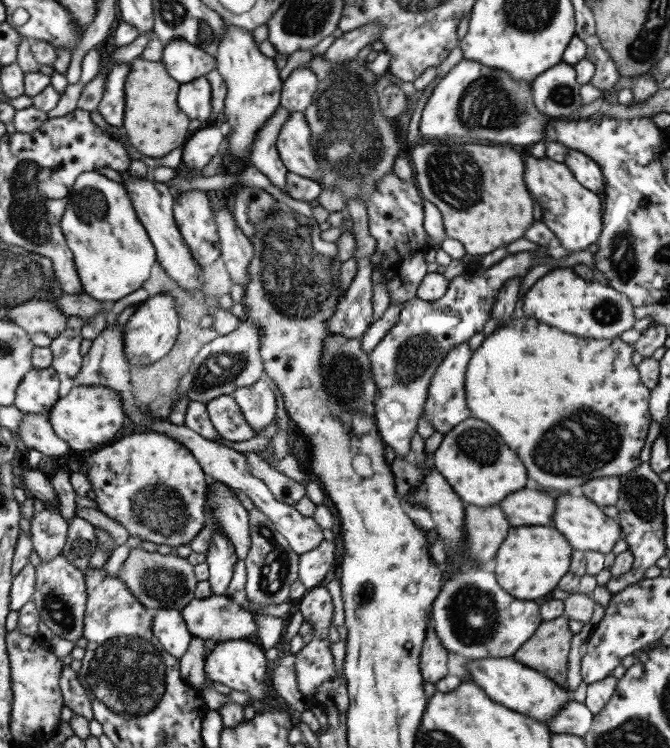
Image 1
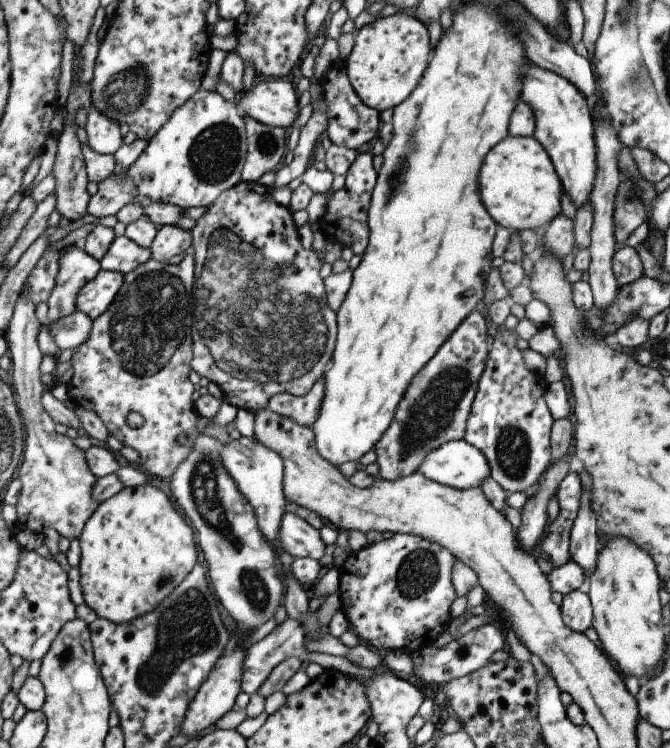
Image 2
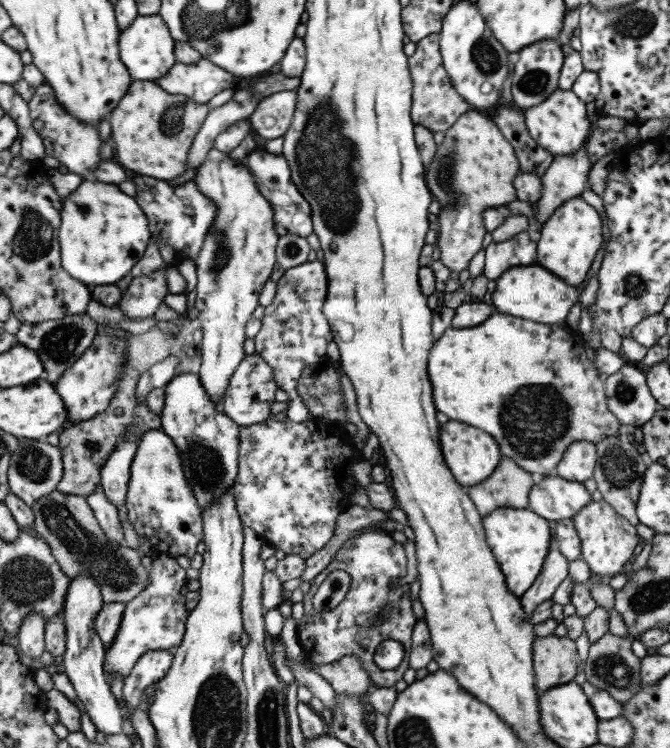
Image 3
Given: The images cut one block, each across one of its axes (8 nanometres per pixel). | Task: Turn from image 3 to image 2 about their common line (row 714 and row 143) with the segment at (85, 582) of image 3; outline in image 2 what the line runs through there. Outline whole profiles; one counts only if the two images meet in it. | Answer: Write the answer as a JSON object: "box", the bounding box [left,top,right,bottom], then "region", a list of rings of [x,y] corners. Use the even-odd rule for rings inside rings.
{"box":[84,103,122,155],"region":[[[89,103],[86,105],[85,112],[84,131],[88,140],[87,146],[102,155],[113,154],[122,143],[121,126],[101,114],[101,111],[95,110]]]}

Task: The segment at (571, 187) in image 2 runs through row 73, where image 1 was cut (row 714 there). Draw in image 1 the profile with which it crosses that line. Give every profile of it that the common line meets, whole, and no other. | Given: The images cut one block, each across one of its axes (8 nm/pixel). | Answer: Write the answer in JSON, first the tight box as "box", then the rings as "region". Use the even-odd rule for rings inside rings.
{"box":[465,657,572,724],"region":[[[512,657],[467,660],[465,670],[467,670],[467,679],[481,688],[489,700],[493,700],[495,704],[501,704],[513,712],[521,712],[530,719],[543,722],[543,724],[547,719],[551,719],[555,712],[561,711],[561,707],[572,698],[572,692],[567,688],[557,686],[555,682],[545,678],[541,672],[526,667]]]}

